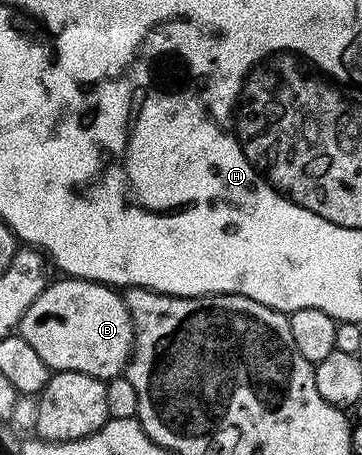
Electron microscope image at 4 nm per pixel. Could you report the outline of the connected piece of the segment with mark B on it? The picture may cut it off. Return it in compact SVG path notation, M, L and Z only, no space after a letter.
M57 278L54 282L46 283L43 294L39 294L39 298L35 298L35 302L31 302L31 306L27 306L27 314L23 314L19 335L22 336L33 349L35 354L39 354L39 358L43 358L43 362L47 362L47 366L53 372L78 372L79 374L91 374L95 378L103 381L114 380L116 376L122 375L128 369L130 359L133 355L133 323L131 322L131 314L125 305L124 295L120 291L114 290L108 284L96 284L94 280L78 280L76 278Z

